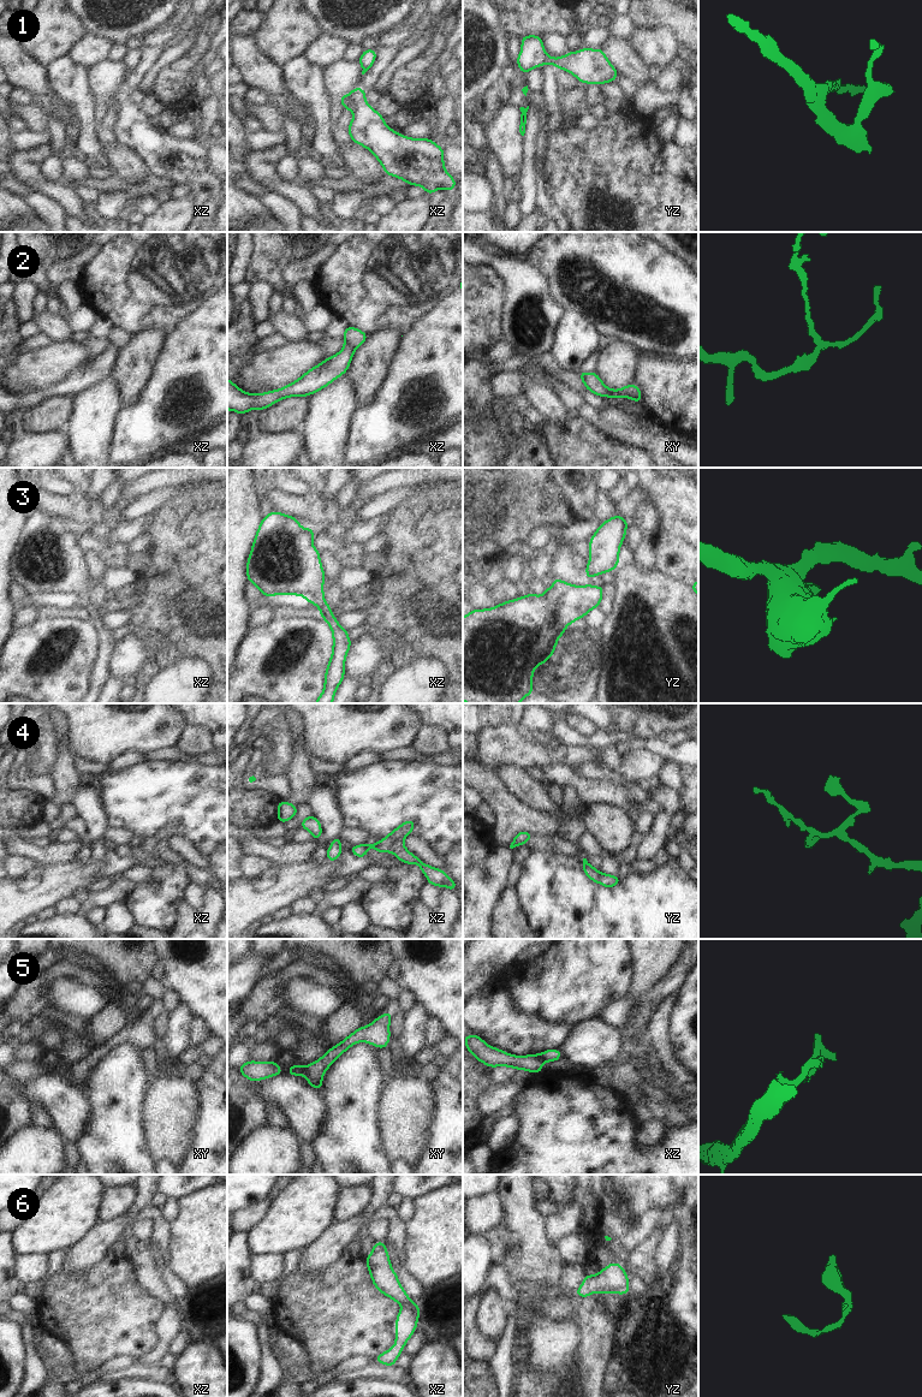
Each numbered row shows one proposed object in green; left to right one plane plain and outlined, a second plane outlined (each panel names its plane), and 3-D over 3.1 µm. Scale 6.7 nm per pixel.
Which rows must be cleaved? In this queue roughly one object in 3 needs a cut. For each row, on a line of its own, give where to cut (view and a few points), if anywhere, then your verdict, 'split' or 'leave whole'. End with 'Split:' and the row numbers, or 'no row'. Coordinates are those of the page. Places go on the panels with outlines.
1: no cut; leave whole
2: cut in xz along (345, 343), (354, 349); split
3: no cut; leave whole
4: cut in xz along (402, 839), (397, 839), (388, 849); split
5: cut in xz along (537, 1054), (542, 1060); split
6: no cut; leave whole
Split: 2, 4, 5

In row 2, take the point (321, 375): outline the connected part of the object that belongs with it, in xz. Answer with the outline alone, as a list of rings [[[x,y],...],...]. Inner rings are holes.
[[[347,344],[337,355],[325,359],[295,382],[270,392],[260,394],[245,393],[227,379],[227,410],[244,415],[251,409],[263,410],[284,398],[293,396],[308,397],[347,371],[355,349]]]

